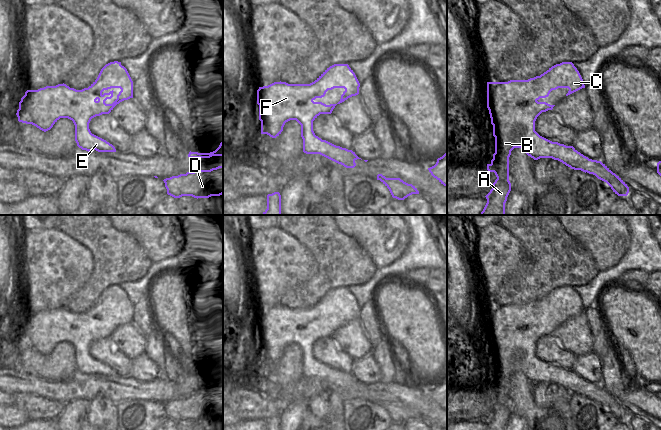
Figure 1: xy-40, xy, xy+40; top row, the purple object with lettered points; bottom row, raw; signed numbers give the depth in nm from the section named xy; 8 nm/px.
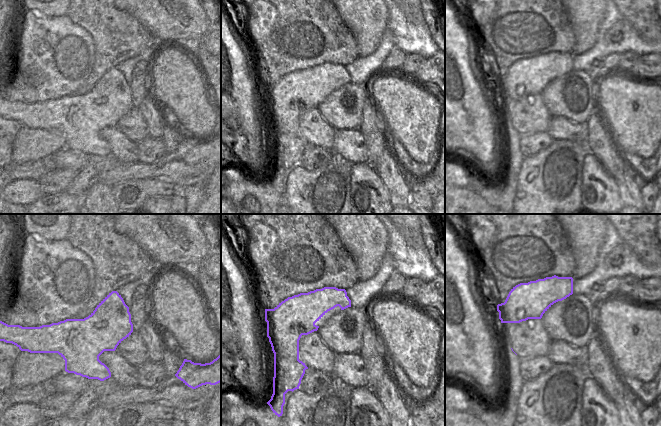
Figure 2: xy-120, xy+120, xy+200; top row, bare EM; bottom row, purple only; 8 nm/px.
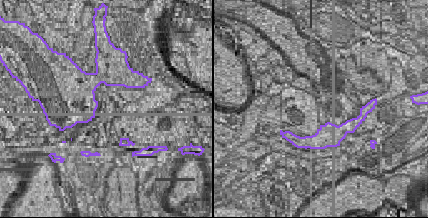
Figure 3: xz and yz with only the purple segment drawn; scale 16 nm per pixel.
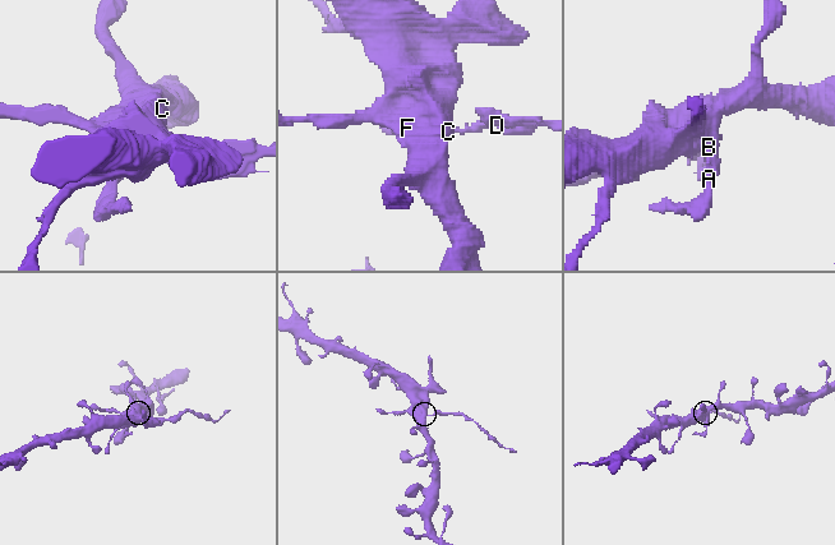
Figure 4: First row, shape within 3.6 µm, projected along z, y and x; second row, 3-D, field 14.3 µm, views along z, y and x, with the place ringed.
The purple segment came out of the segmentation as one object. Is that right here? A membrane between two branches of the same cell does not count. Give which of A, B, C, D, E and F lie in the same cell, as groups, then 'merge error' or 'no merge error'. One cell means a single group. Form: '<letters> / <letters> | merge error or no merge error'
A B C E F / D | merge error

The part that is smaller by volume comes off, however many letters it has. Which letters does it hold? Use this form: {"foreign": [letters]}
{"foreign": ["D"]}

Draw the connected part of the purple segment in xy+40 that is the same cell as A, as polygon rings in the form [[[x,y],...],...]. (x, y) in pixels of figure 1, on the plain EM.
[[[562,286],[549,292],[540,300],[528,304],[510,304],[508,306],[487,306],[487,332],[489,334],[493,360],[495,361],[495,377],[487,394],[494,396],[497,403],[493,407],[490,416],[485,420],[485,430],[505,430],[507,421],[511,415],[509,405],[509,381],[514,372],[522,372],[525,377],[538,384],[540,382],[552,382],[558,384],[572,393],[573,387],[580,384],[588,386],[589,382],[578,376],[573,370],[566,370],[558,366],[552,366],[535,355],[537,341],[555,329],[539,326],[540,322],[549,320],[552,314],[568,312],[566,320],[585,312],[583,303],[572,286]]]

